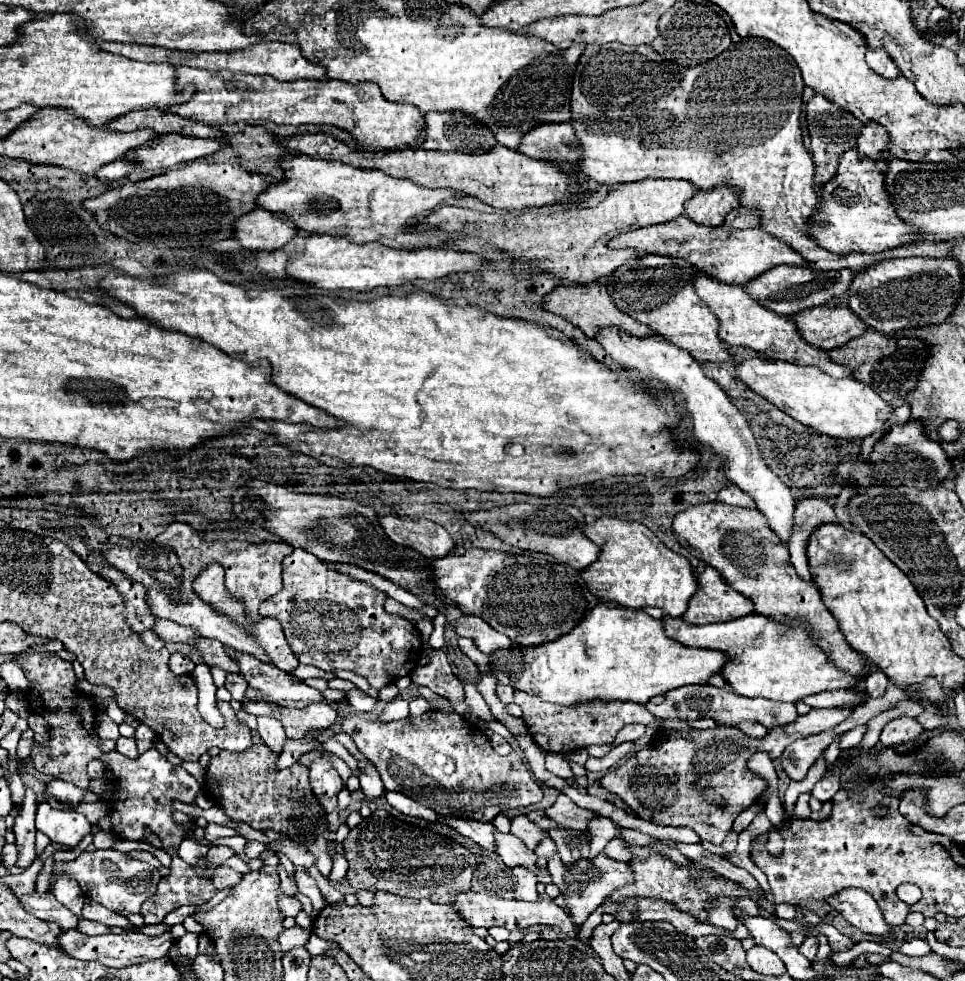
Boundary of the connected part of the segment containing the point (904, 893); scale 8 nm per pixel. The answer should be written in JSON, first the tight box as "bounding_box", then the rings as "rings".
{"bounding_box":[896,883,922,905],"rings":[[[911,883],[901,884],[896,891],[897,897],[909,905],[915,904],[922,897],[921,890]]]}

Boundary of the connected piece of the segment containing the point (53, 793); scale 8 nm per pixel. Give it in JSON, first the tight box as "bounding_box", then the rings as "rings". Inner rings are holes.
{"bounding_box":[45,779,87,805],"rings":[[[53,779],[47,789],[45,789],[45,799],[47,797],[55,797],[59,803],[65,805],[77,805],[83,801],[83,795],[87,791],[79,789],[77,785],[73,785],[71,781],[61,781],[61,779]]]}

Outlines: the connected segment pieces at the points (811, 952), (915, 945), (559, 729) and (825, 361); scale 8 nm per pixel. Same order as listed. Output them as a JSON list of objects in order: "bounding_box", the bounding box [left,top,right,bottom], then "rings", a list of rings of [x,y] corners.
[{"bounding_box":[799,935,817,959],"rings":[[[807,935],[805,937],[805,941],[801,943],[801,947],[799,947],[799,951],[803,953],[803,955],[807,955],[809,959],[813,959],[815,957],[815,953],[817,953],[817,937],[815,935]]]},{"bounding_box":[899,937,931,957],"rings":[[[911,937],[907,941],[903,941],[899,945],[899,953],[903,955],[911,955],[911,957],[923,957],[923,955],[929,955],[931,953],[931,947],[925,939],[919,939],[919,937]]]},{"bounding_box":[513,691,677,753],"rings":[[[515,691],[513,695],[513,703],[517,703],[523,709],[523,721],[531,733],[531,737],[535,739],[535,743],[543,749],[543,751],[551,751],[551,753],[571,753],[575,749],[585,749],[589,745],[603,745],[603,743],[613,743],[617,731],[629,723],[641,723],[645,727],[659,727],[663,733],[667,735],[675,735],[677,729],[667,729],[655,715],[651,715],[645,705],[635,703],[635,701],[589,701],[589,703],[579,703],[573,707],[567,705],[553,705],[553,703],[545,703],[535,695],[523,693],[523,691]]]},{"bounding_box":[695,273,853,377],"rings":[[[701,273],[695,279],[695,291],[703,301],[707,301],[711,311],[715,311],[717,319],[721,321],[719,337],[727,345],[753,349],[767,359],[781,359],[781,361],[791,361],[791,363],[815,363],[819,369],[823,369],[827,375],[833,375],[833,377],[853,375],[853,371],[845,363],[831,361],[827,357],[827,351],[813,347],[807,341],[803,341],[803,337],[799,335],[799,331],[795,327],[795,321],[755,303],[755,299],[743,287],[725,285],[725,283],[719,283],[717,279],[711,279],[711,277]]]}]

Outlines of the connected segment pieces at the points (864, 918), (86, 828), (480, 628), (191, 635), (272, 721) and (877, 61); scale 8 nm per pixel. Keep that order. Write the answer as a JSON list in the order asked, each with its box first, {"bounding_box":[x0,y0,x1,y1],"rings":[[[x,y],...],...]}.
[{"bounding_box":[827,887,891,935],"rings":[[[849,887],[845,891],[831,895],[831,899],[827,899],[827,903],[835,911],[839,911],[853,927],[857,927],[865,933],[875,933],[875,935],[891,933],[891,927],[885,923],[877,901],[863,889]]]},{"bounding_box":[37,801,91,847],"rings":[[[47,801],[37,807],[37,831],[45,833],[53,843],[77,847],[77,843],[91,833],[91,823],[85,815],[65,809],[53,809]]]},{"bounding_box":[455,615,521,655],"rings":[[[461,615],[455,627],[457,627],[457,635],[473,639],[473,643],[481,653],[491,655],[491,651],[495,653],[499,649],[515,649],[515,647],[521,649],[517,643],[513,645],[505,635],[491,629],[491,625],[487,625],[487,621],[481,621],[479,617]]]},{"bounding_box":[151,619,197,645],"rings":[[[155,619],[155,625],[151,631],[163,641],[181,641],[189,645],[193,645],[193,639],[197,637],[197,633],[191,631],[191,627],[181,627],[167,619]]]},{"bounding_box":[257,717,285,751],"rings":[[[257,717],[257,731],[263,739],[263,743],[275,751],[281,751],[283,749],[283,743],[285,743],[285,729],[281,725],[279,719],[275,717]]]},{"bounding_box":[867,47,901,79],"rings":[[[883,47],[867,51],[867,65],[871,65],[873,71],[877,71],[881,77],[887,77],[887,79],[893,79],[901,73],[897,63],[891,59],[891,55]]]}]

